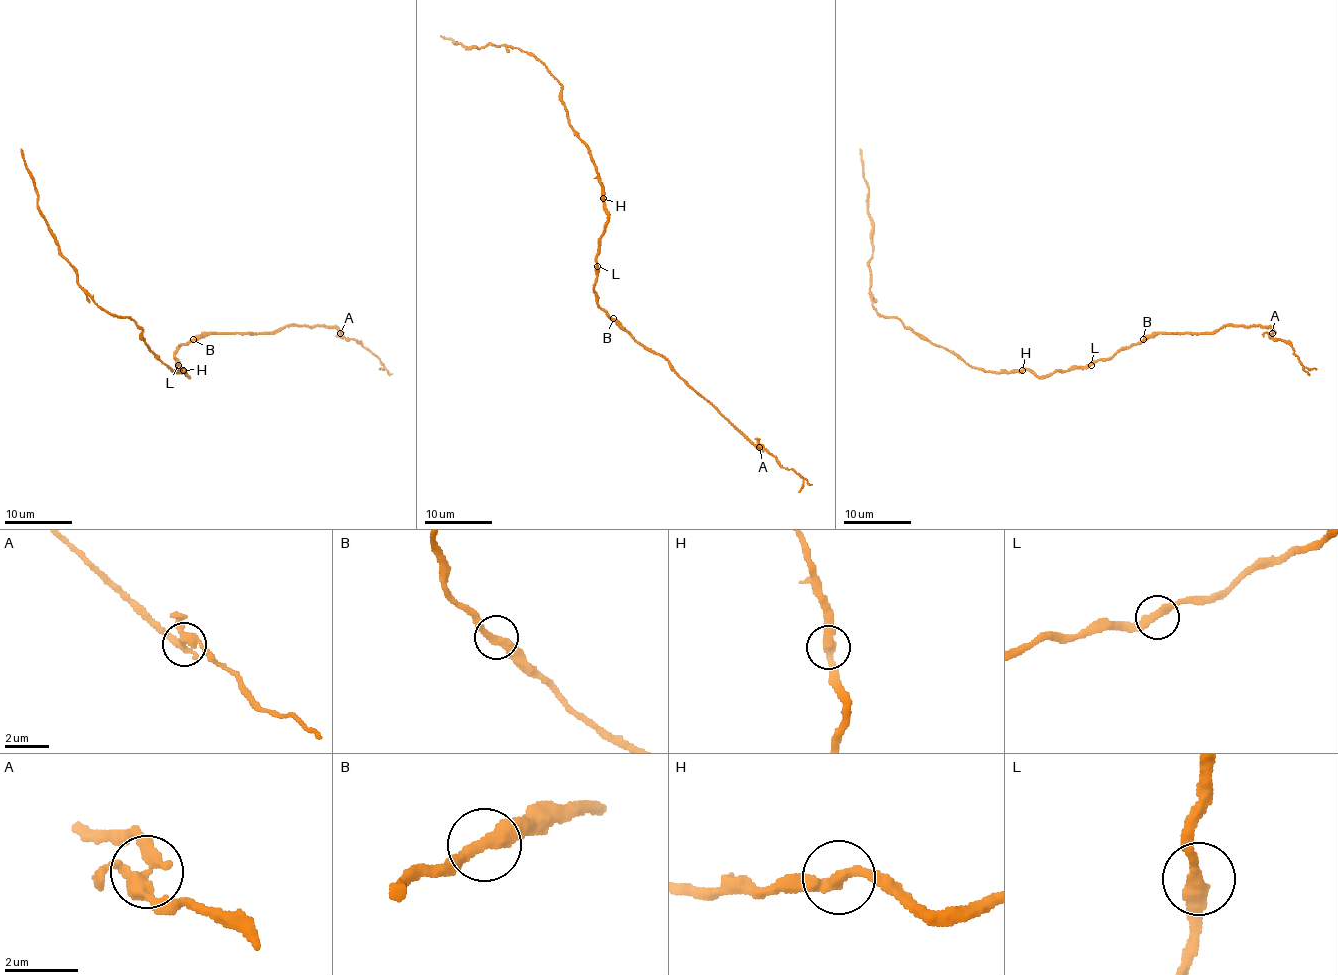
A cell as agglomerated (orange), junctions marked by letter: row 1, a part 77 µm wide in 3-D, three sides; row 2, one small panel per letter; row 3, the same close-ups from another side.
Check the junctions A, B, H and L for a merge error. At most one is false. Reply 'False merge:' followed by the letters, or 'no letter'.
False merge: A

